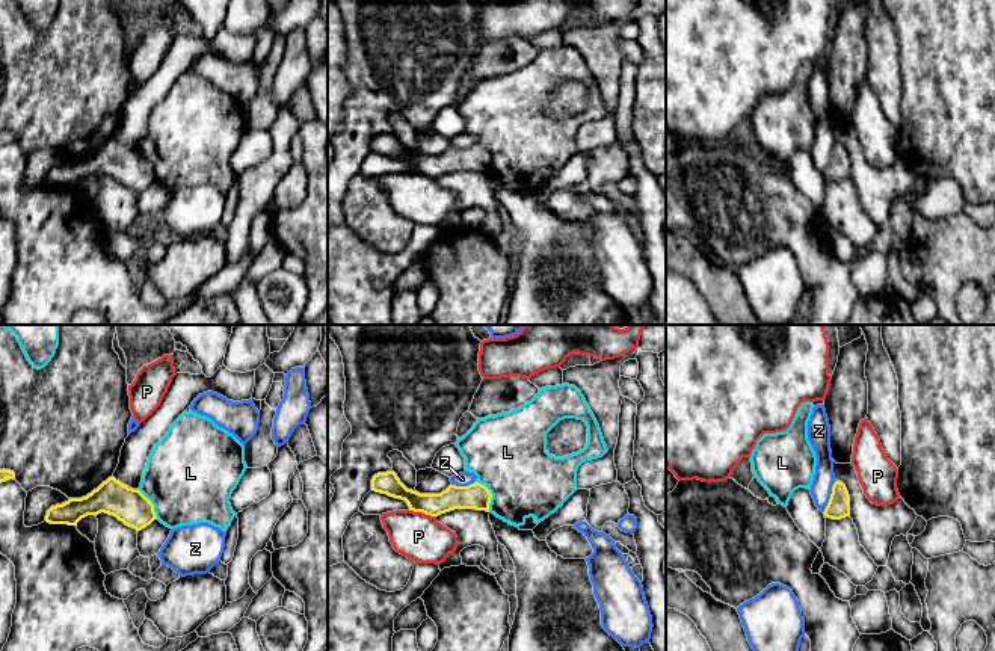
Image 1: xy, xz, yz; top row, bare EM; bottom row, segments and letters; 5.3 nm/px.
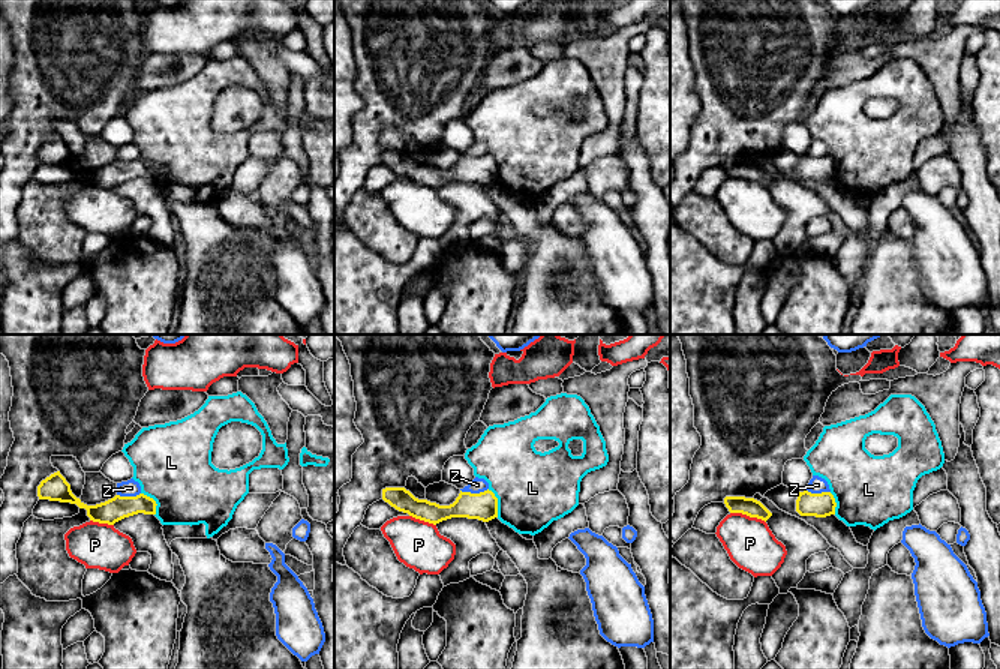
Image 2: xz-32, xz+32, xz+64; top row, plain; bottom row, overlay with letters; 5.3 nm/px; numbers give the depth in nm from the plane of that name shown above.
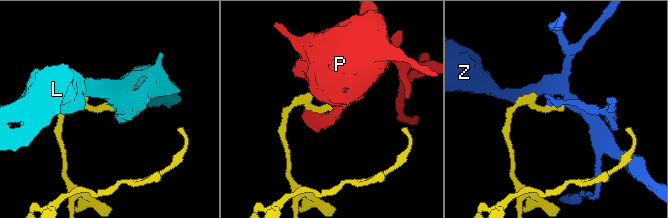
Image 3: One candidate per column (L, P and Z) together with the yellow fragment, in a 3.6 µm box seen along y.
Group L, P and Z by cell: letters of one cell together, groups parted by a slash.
L / P / Z

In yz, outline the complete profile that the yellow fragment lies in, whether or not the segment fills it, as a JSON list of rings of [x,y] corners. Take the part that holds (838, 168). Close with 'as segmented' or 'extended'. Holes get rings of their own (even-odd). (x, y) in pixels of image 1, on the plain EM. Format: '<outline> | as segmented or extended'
[[[836,142],[833,145],[829,165],[823,175],[832,181],[850,178],[850,157],[843,143]]] | as segmented

